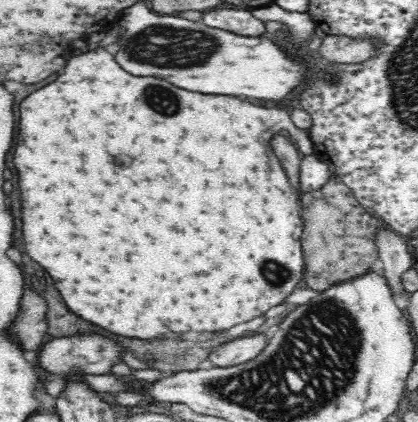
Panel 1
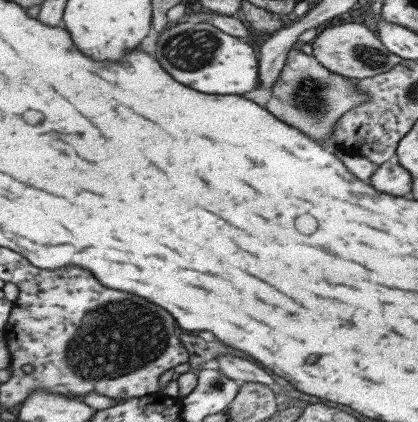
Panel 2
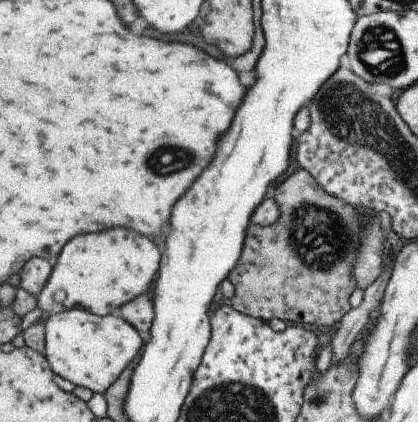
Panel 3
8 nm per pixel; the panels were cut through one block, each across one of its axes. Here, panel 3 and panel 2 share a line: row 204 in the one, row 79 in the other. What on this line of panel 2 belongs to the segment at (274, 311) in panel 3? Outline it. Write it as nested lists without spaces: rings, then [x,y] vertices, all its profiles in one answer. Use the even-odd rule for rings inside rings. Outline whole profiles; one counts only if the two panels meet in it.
[[[291,50],[287,54],[287,66],[281,74],[281,80],[277,82],[277,86],[273,86],[273,96],[267,102],[267,110],[271,110],[271,114],[275,114],[277,118],[283,118],[283,122],[299,126],[299,130],[311,134],[311,138],[325,140],[335,136],[335,130],[345,114],[367,100],[369,96],[359,94],[359,86],[353,78],[329,70],[315,56],[309,56],[301,50]]]

